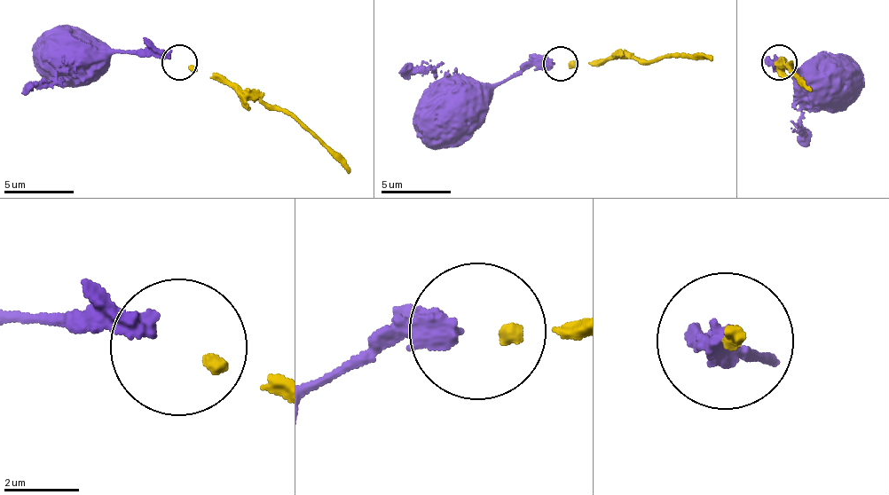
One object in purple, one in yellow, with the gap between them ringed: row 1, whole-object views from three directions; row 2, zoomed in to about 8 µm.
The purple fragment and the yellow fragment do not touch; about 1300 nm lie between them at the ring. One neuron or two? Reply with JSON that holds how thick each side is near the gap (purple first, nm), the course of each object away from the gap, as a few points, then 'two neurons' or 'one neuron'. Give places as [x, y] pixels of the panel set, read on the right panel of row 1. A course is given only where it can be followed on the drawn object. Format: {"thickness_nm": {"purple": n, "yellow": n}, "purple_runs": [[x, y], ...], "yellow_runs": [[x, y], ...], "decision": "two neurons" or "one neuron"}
{"thickness_nm": {"purple": 550, "yellow": 340}, "purple_runs": [[781, 62], [781, 72], [794, 72], [814, 78], [829, 73], [832, 82]], "yellow_runs": [[779, 61], [785, 61], [781, 58], [790, 63], [787, 63], [797, 80], [812, 88]], "decision": "one neuron"}

